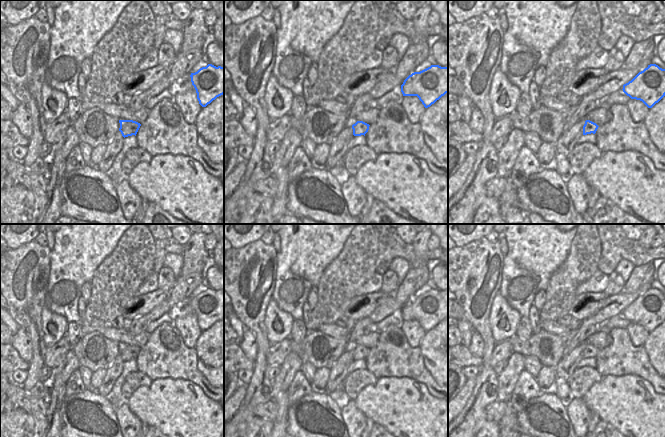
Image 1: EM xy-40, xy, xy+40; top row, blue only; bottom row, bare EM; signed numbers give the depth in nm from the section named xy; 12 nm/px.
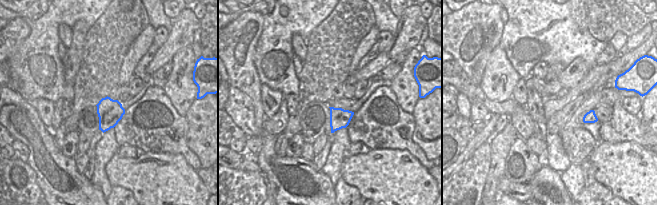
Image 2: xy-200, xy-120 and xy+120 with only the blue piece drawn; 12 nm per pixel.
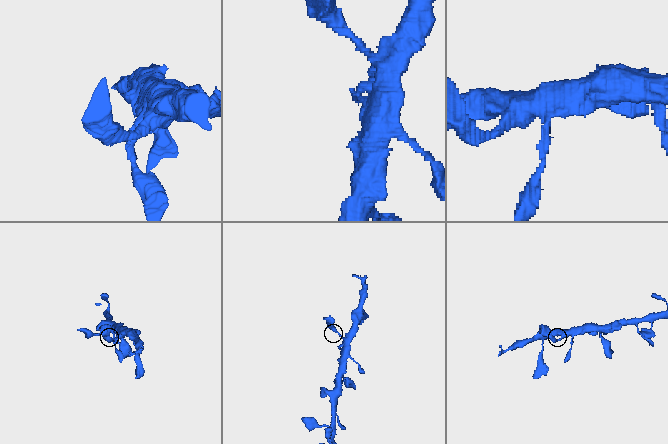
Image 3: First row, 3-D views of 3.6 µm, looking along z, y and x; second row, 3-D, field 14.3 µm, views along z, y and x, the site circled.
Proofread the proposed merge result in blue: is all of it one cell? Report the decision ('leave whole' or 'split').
leave whole

